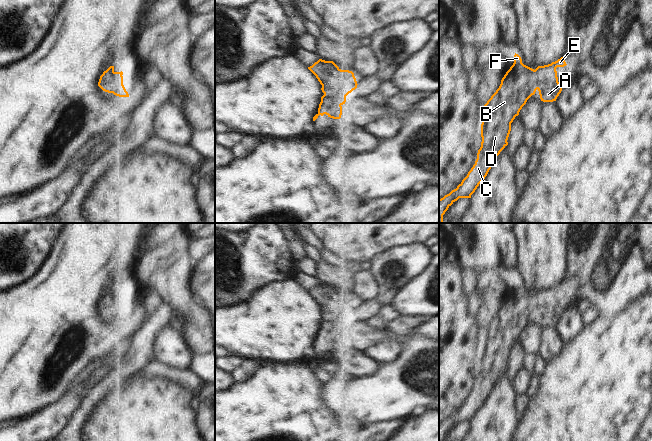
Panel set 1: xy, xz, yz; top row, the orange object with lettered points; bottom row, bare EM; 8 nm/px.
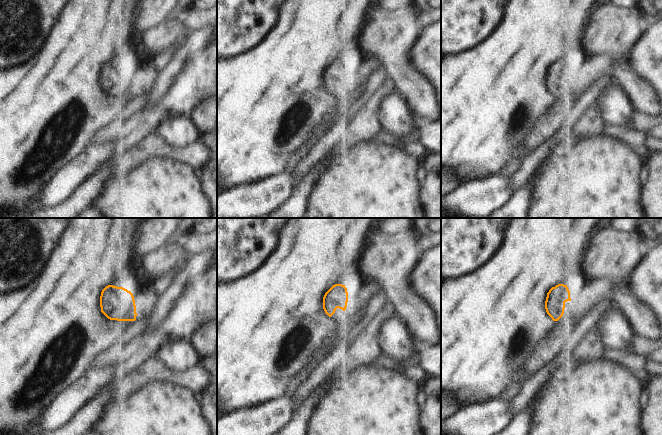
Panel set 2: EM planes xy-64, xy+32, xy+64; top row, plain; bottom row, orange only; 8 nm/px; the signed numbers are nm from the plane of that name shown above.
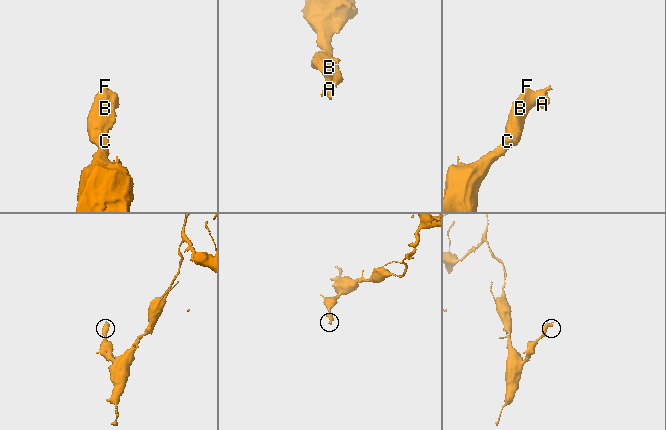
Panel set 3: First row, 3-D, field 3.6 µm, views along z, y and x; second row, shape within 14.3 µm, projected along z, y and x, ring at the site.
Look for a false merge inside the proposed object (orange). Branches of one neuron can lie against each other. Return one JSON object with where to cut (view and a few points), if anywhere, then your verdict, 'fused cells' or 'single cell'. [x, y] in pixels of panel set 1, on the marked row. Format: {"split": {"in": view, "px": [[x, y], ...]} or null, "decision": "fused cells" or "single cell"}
{"split": null, "decision": "single cell"}

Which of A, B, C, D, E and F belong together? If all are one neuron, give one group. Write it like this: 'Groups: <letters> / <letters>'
Groups: A B C D E F.

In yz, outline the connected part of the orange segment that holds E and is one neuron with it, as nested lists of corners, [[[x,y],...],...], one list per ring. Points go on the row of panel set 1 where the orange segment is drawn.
[[[515,53],[513,65],[483,107],[482,142],[475,164],[456,189],[439,199],[439,223],[443,223],[443,215],[455,201],[459,198],[471,198],[485,179],[495,158],[508,145],[511,123],[527,100],[538,90],[541,101],[556,101],[562,91],[556,68],[566,65],[563,56],[534,70],[524,65],[521,57]]]

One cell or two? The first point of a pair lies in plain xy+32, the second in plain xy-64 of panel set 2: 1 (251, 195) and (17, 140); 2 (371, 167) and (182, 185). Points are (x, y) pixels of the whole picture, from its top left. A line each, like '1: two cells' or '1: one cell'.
1: two cells
2: one cell

